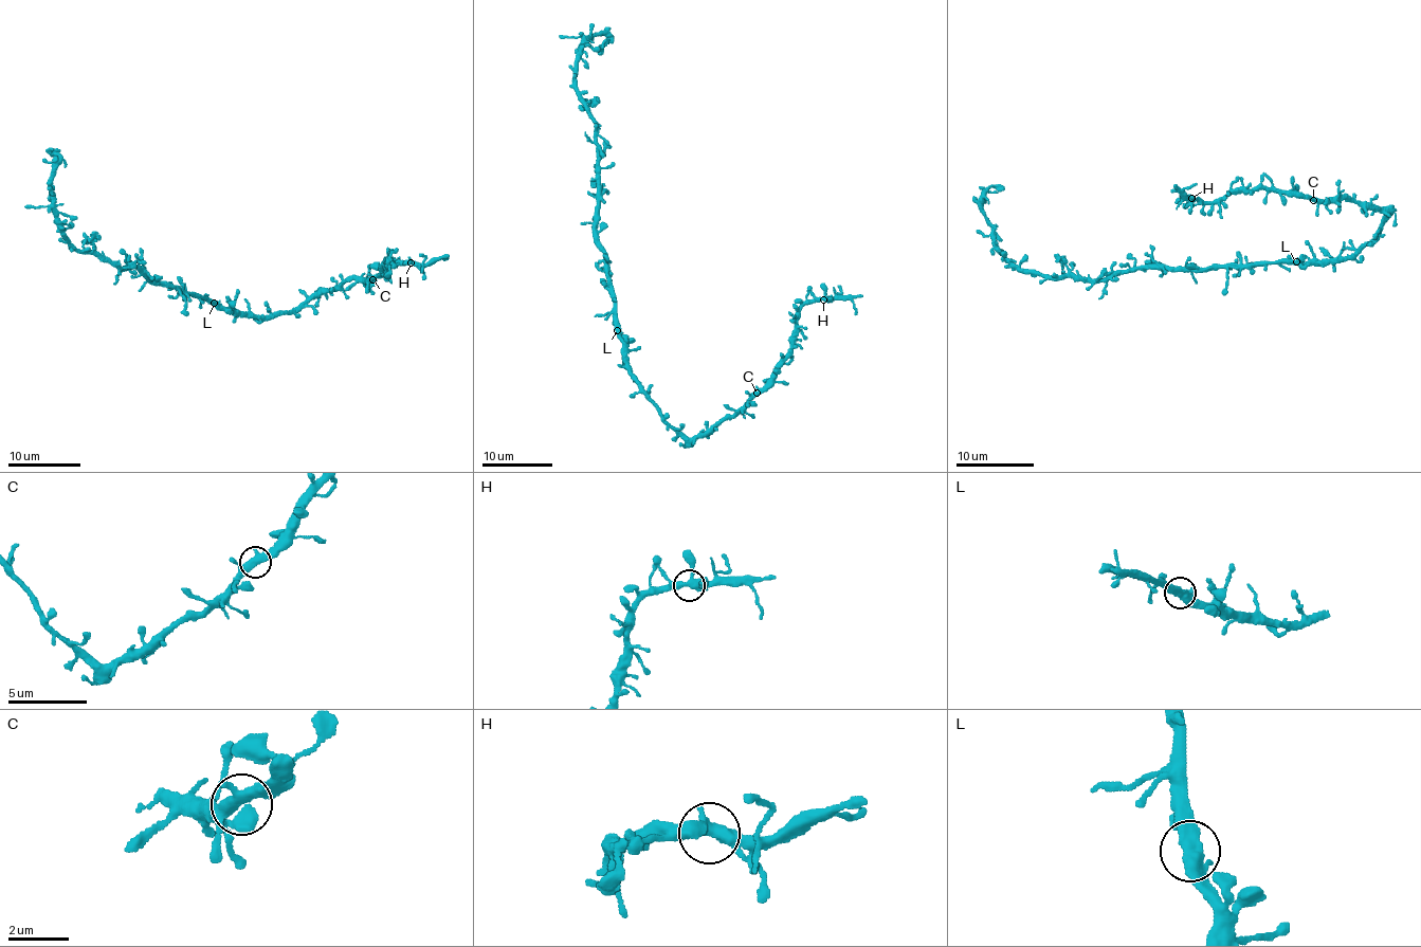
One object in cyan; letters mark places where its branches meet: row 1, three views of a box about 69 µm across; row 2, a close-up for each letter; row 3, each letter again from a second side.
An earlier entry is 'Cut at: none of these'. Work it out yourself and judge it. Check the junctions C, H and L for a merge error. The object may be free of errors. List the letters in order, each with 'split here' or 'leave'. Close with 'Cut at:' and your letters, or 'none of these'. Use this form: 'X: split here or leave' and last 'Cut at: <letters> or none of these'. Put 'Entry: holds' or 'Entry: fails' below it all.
C: leave
H: leave
L: leave
Cut at: none of these
Entry: holds

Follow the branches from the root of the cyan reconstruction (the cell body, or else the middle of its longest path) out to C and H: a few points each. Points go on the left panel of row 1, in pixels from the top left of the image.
C: (215, 302), (232, 311), (268, 319), (287, 313), (319, 293), (341, 290), (347, 280), (372, 279)
H: (215, 302), (268, 319), (319, 293), (341, 290), (347, 280), (379, 274), (385, 258), (389, 267), (411, 262)

